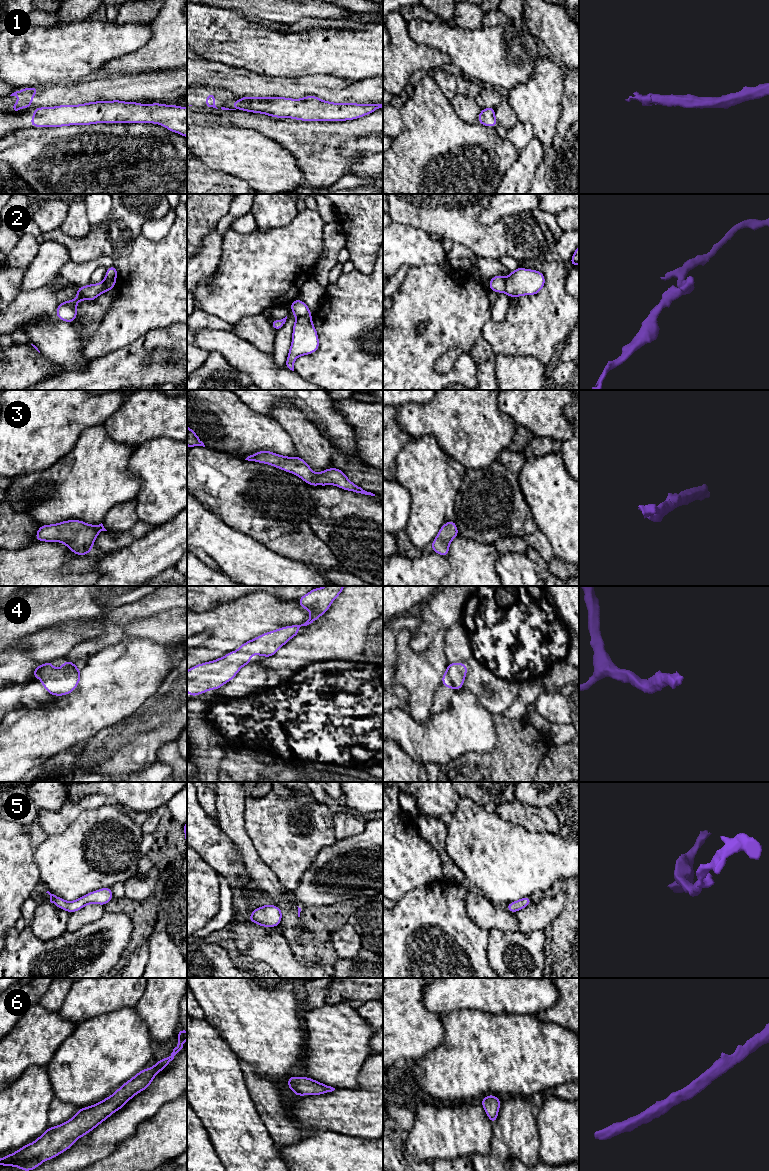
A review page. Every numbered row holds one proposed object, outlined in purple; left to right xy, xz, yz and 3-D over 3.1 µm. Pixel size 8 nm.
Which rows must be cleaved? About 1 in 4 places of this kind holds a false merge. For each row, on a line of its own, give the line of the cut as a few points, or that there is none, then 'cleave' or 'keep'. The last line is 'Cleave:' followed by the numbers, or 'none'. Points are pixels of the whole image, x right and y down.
1: cut xy (40, 107), (43, 107); cleave
2: cut xy (114, 282), (105, 282), (102, 292); cleave
3: cut none; keep
4: cut none; keep
5: cut none; keep
6: cut none; keep
Cleave: 1, 2

